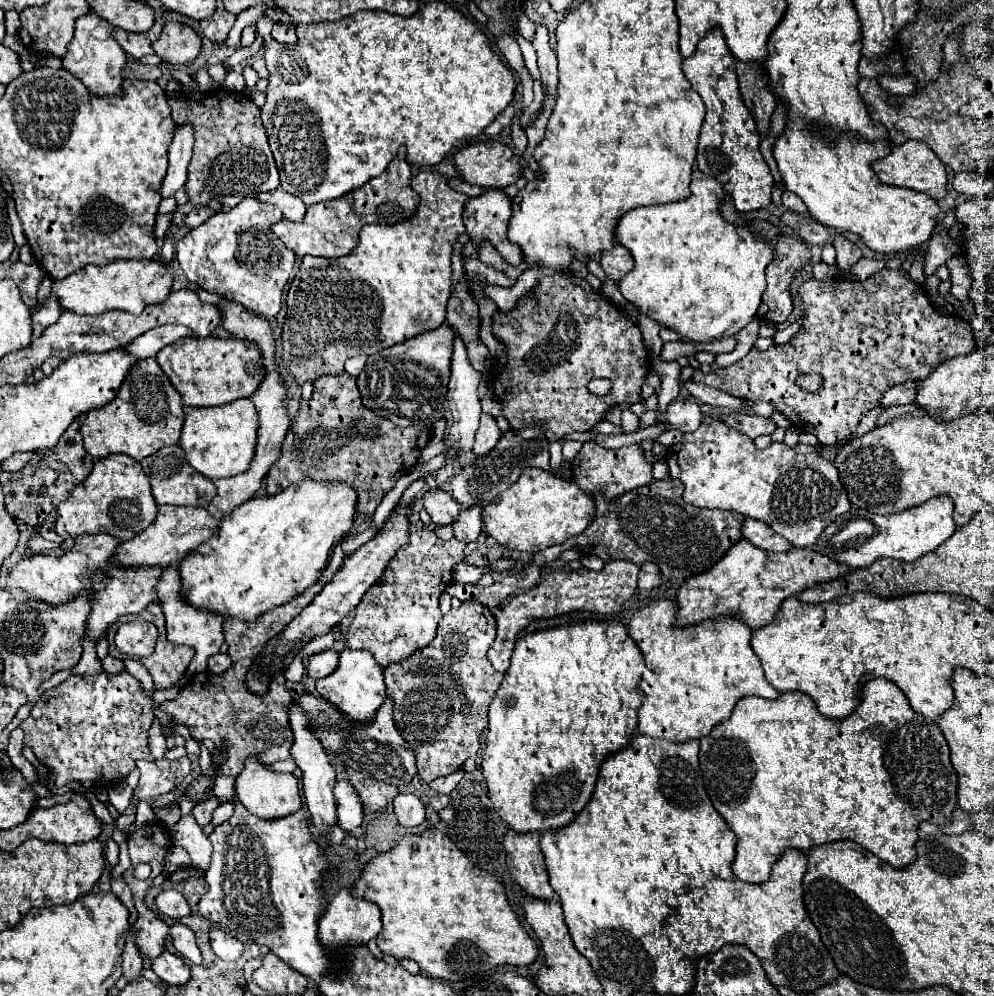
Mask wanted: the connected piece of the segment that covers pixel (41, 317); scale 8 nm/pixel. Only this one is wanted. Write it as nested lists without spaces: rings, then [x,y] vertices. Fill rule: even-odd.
[[[53,293],[33,311],[31,315],[31,327],[33,327],[33,337],[41,337],[41,333],[45,331],[45,327],[57,323],[57,319],[61,317],[65,309],[61,309],[61,303],[57,301],[57,297],[53,297]]]

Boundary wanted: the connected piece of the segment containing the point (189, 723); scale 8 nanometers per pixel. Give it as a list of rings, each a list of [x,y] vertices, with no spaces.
[[[241,659],[223,673],[197,673],[197,677],[193,677],[191,683],[181,689],[175,701],[161,703],[161,711],[167,713],[173,723],[185,725],[193,739],[211,739],[217,749],[225,749],[225,761],[221,763],[223,775],[239,775],[245,759],[249,757],[257,757],[265,765],[279,759],[289,759],[289,749],[293,745],[293,733],[287,715],[287,707],[293,697],[285,685],[277,683],[275,679],[269,681],[265,695],[249,693],[245,675],[253,669],[253,665],[255,659]]]

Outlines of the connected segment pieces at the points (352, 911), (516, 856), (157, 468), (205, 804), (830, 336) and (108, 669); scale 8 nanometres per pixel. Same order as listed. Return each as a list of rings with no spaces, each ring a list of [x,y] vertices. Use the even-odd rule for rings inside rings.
[[[343,887],[333,901],[329,903],[323,919],[319,921],[319,939],[325,947],[333,949],[333,951],[341,951],[341,947],[349,947],[349,945],[359,945],[359,943],[367,943],[369,939],[377,937],[381,931],[381,911],[377,905],[373,905],[371,901],[359,899],[351,895],[351,887]]]
[[[507,831],[505,835],[505,853],[507,853],[507,869],[511,871],[513,881],[535,899],[555,901],[557,893],[549,885],[549,875],[545,867],[545,857],[539,847],[539,833],[517,835],[515,831]]]
[[[179,443],[171,445],[171,447],[163,447],[155,455],[145,457],[141,461],[141,465],[143,465],[145,475],[149,477],[153,497],[155,497],[155,501],[159,505],[193,505],[193,507],[205,507],[217,495],[217,489],[215,489],[213,481],[207,479],[207,477],[203,477],[201,473],[197,473],[187,463],[185,453],[179,447]]]
[[[211,795],[207,801],[201,801],[193,807],[193,817],[197,819],[197,823],[201,827],[205,827],[207,823],[211,823],[211,817],[213,817],[213,811],[219,807],[219,801],[215,795]]]
[[[883,269],[865,281],[845,281],[841,277],[831,281],[809,279],[801,285],[799,295],[805,307],[803,327],[795,337],[791,337],[789,343],[775,345],[767,351],[753,347],[749,355],[729,367],[715,369],[707,375],[703,371],[695,371],[691,381],[725,391],[743,401],[767,401],[779,413],[783,413],[795,429],[813,433],[821,445],[833,445],[855,433],[861,417],[879,405],[881,395],[889,387],[905,381],[925,379],[943,361],[957,355],[967,355],[975,347],[971,325],[959,317],[937,313],[925,291],[899,269]],[[801,373],[821,373],[827,377],[827,393],[803,395],[803,391],[795,385],[795,377]]]
[[[107,655],[105,659],[101,659],[101,665],[103,665],[105,673],[121,673],[125,669],[123,661],[117,659],[117,657],[111,657],[111,655]]]

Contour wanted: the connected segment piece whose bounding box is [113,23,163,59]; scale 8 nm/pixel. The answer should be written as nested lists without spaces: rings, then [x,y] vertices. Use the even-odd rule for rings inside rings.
[[[155,23],[147,33],[139,33],[139,35],[137,33],[131,35],[131,33],[125,33],[123,29],[115,29],[113,31],[113,39],[123,47],[125,53],[129,53],[135,59],[141,59],[143,55],[153,53],[151,45],[161,35],[161,29],[163,29],[161,23]]]

